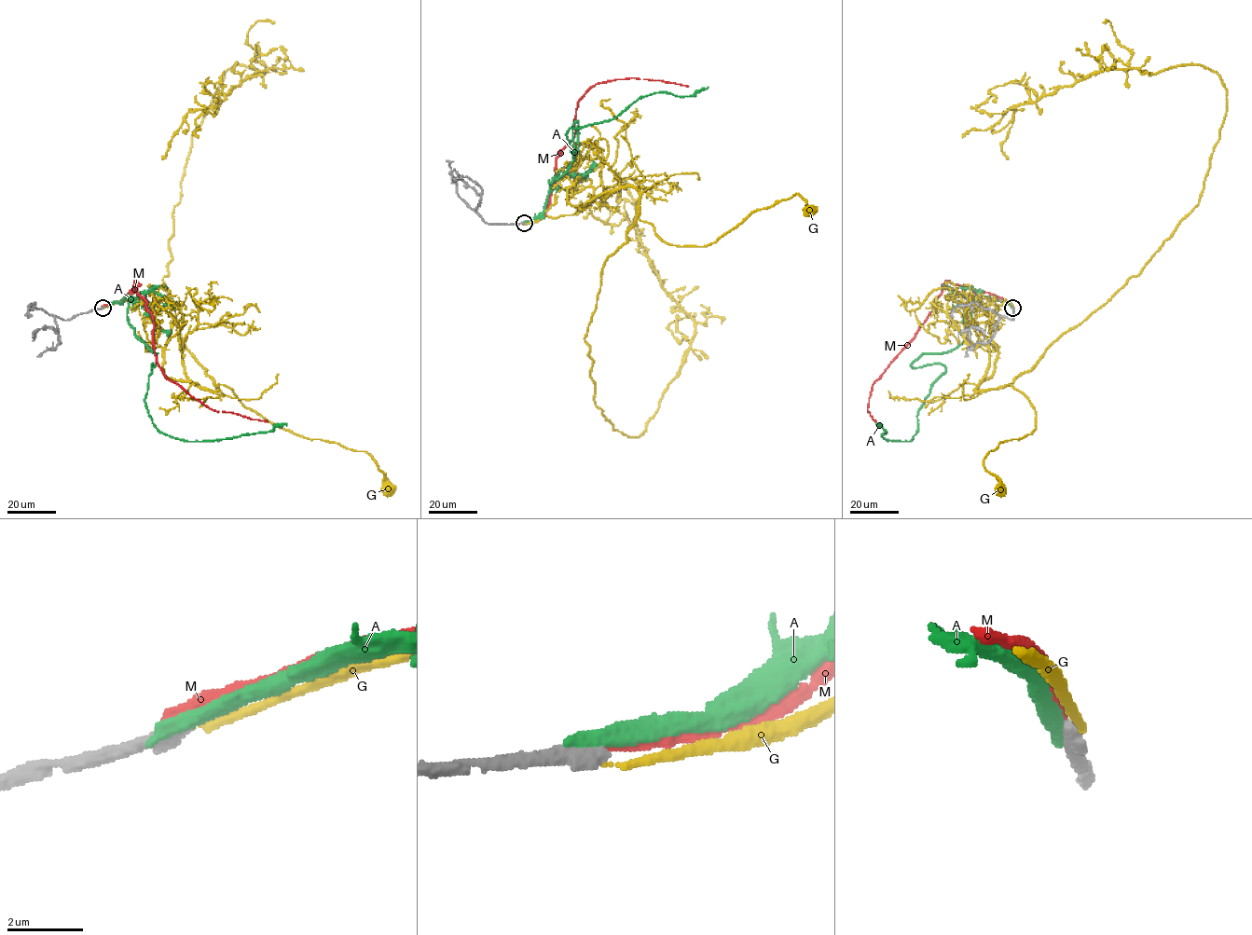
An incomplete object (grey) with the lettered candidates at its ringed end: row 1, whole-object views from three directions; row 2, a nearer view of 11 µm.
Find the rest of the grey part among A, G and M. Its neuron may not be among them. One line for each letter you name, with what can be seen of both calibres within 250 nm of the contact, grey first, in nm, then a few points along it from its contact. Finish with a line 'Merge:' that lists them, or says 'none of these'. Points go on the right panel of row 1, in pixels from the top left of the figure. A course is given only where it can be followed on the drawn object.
Merge: none of these

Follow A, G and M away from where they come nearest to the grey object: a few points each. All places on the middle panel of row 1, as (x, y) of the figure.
A: (523, 222), (572, 159), (575, 122), (573, 156), (570, 128), (708, 86)
G: (524, 224), (625, 186), (639, 194), (640, 220), (680, 246), (711, 244), (798, 194), (805, 211)
M: (523, 223), (543, 213), (555, 181), (556, 159), (574, 137), (577, 103), (591, 88), (635, 78), (688, 86)

